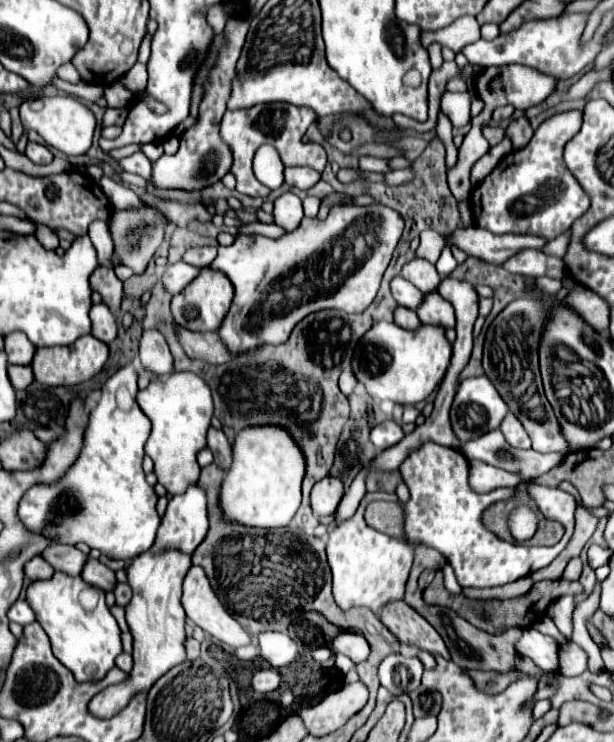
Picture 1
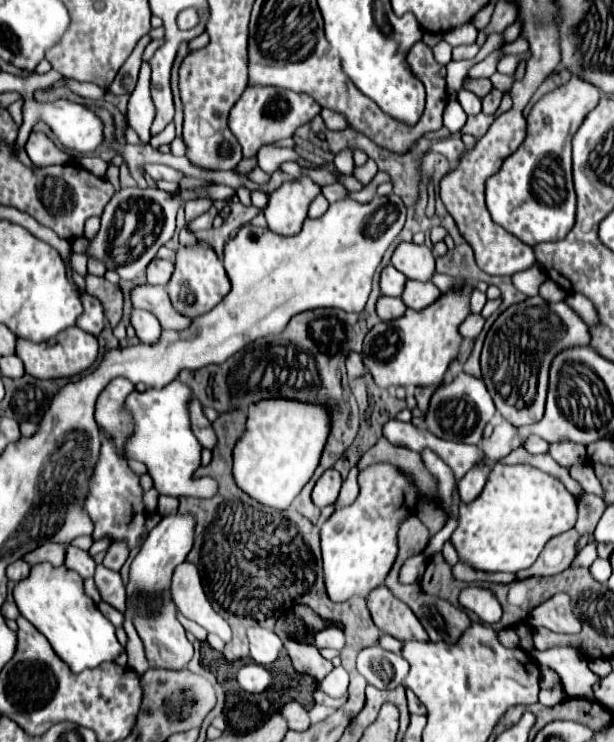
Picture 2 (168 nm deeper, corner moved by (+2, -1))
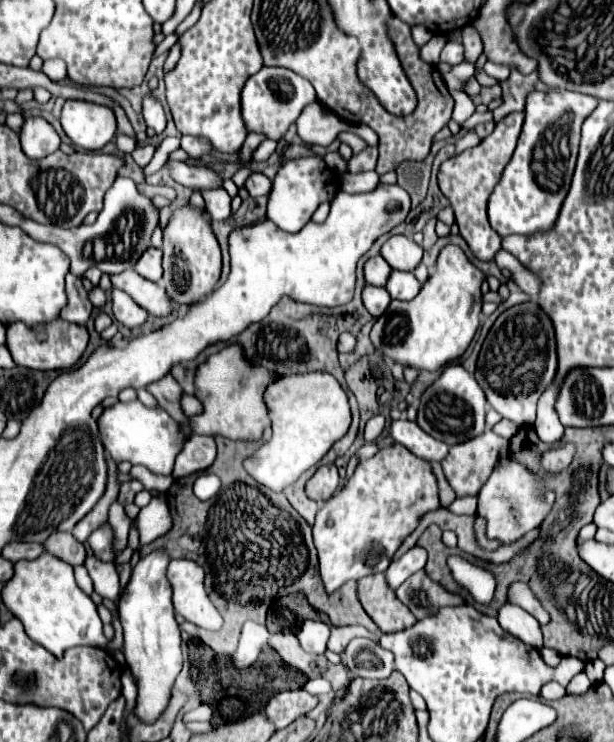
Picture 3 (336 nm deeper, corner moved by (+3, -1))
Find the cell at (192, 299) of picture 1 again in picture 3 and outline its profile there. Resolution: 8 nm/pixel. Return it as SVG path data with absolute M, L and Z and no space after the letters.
M186 205L178 209L168 227L164 229L164 279L166 293L172 301L180 305L196 305L204 297L208 297L220 279L222 259L220 259L220 245L210 229L210 221L204 217L202 209L194 209Z

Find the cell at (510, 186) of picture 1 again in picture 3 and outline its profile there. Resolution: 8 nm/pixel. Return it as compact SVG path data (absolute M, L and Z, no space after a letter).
M552 89L548 93L532 91L528 95L518 147L488 199L490 225L502 237L548 233L556 225L562 201L570 189L582 121L596 105L596 97L576 91Z

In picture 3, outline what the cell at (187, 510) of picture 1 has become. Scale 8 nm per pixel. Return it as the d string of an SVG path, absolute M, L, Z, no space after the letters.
M156 549L142 557L132 569L130 581L120 597L118 611L124 627L124 657L130 665L136 683L138 699L136 713L144 721L156 721L170 699L170 689L182 671L182 639L172 607L172 587L166 579L166 567L170 555L164 549Z

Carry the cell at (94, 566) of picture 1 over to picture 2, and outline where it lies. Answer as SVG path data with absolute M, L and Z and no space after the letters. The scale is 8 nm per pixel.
M67 545L67 561L65 567L71 567L73 571L77 571L83 579L85 577L93 577L95 573L95 561L91 559L91 555L79 547Z

